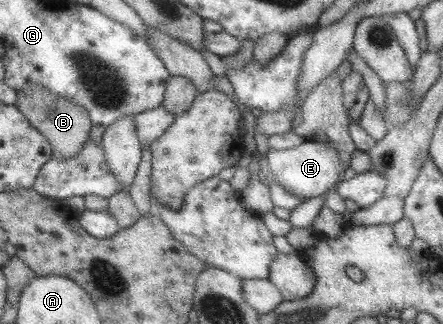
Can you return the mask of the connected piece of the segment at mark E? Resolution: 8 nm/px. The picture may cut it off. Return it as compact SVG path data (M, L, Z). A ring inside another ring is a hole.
M310 140L288 150L270 149L267 158L270 162L270 170L274 180L278 180L286 190L290 190L294 196L300 198L300 202L320 198L324 192L332 187L340 173L338 154L331 144L323 145Z

